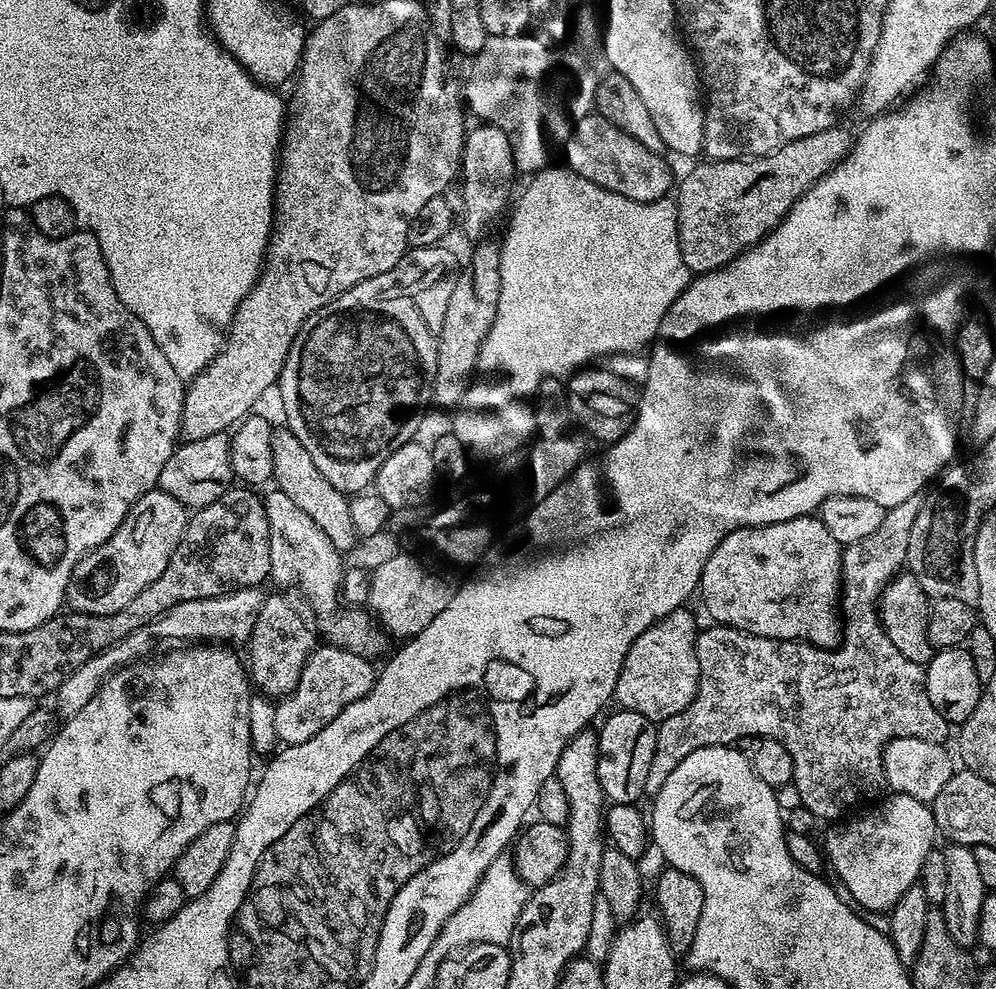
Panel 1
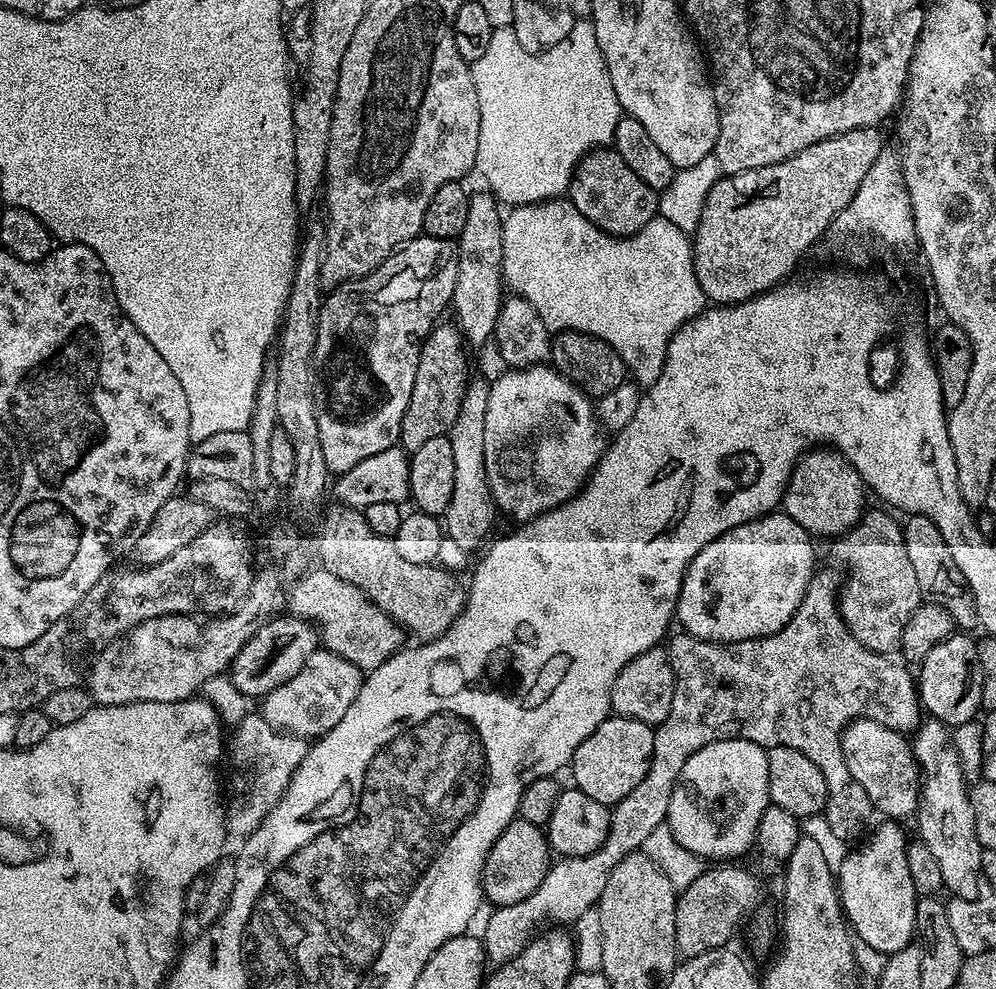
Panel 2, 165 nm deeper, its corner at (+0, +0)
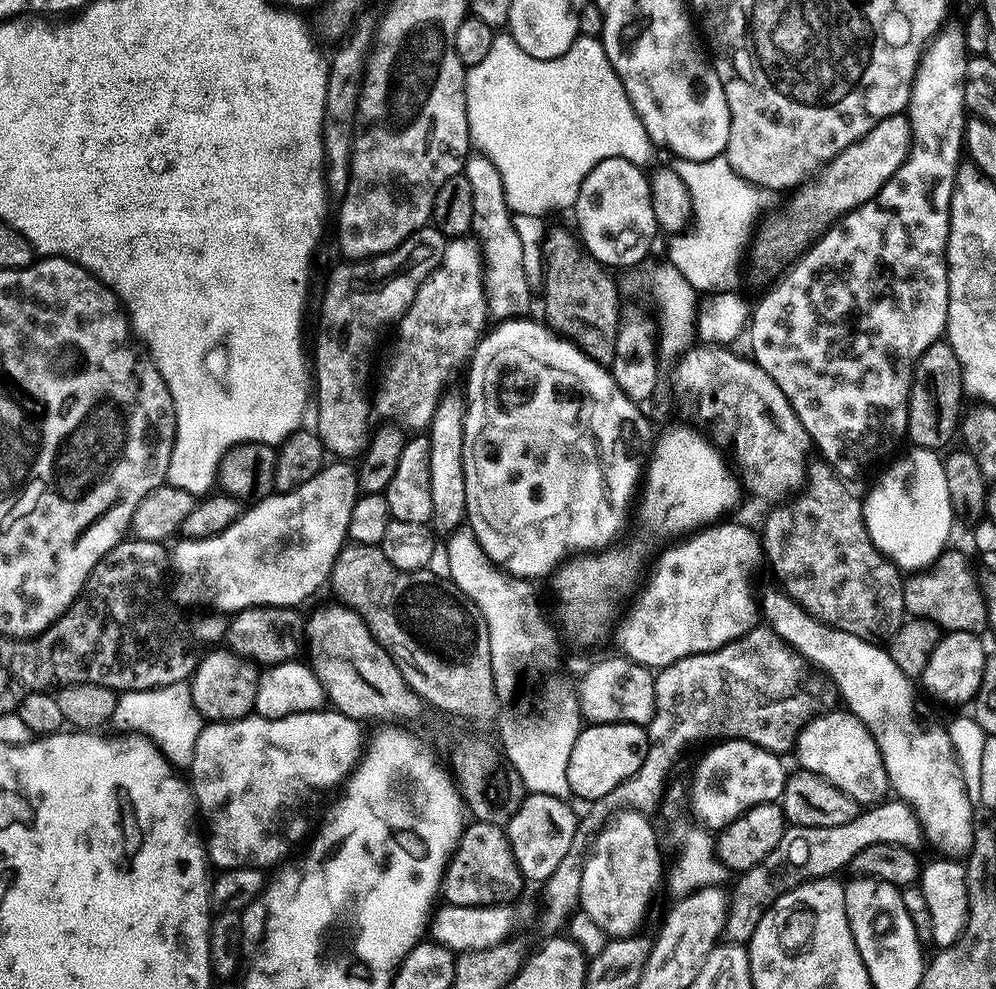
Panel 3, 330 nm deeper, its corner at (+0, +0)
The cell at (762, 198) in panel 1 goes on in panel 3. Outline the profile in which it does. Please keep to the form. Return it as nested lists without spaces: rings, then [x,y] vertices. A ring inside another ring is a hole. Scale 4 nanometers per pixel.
[[[901,114],[878,122],[874,130],[842,150],[842,154],[835,156],[791,193],[792,201],[785,212],[780,212],[777,216],[769,215],[769,220],[765,219],[759,225],[750,244],[750,260],[752,256],[757,270],[783,273],[788,265],[805,252],[812,241],[819,240],[841,216],[861,208],[867,200],[874,198],[874,194],[878,194],[878,190],[882,190],[882,186],[890,182],[898,166],[906,162],[911,149],[912,123],[907,115]]]

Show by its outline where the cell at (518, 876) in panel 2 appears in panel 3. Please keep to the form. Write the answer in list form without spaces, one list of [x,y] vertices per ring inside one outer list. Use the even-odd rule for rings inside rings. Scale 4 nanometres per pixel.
[[[481,820],[469,823],[452,856],[452,863],[448,865],[442,885],[443,899],[458,906],[506,904],[517,899],[524,887],[526,881],[518,870],[507,831],[501,825],[487,824]]]

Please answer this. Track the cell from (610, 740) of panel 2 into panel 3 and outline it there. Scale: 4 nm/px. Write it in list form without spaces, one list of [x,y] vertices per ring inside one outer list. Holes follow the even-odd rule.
[[[588,724],[581,727],[567,769],[571,795],[591,802],[610,794],[614,786],[622,786],[626,778],[638,774],[647,753],[648,730],[643,724]]]

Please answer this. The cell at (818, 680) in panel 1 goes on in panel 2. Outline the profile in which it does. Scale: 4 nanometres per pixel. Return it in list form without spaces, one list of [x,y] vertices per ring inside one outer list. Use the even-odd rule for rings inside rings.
[[[817,571],[806,586],[806,594],[794,618],[790,618],[782,630],[769,636],[721,644],[719,640],[699,640],[697,636],[689,636],[680,630],[676,637],[673,635],[667,641],[666,651],[676,679],[674,702],[670,702],[670,714],[666,714],[661,724],[655,725],[654,754],[650,770],[646,770],[646,778],[642,778],[642,782],[638,782],[638,786],[634,786],[626,798],[611,805],[610,834],[606,836],[606,842],[594,850],[594,854],[557,859],[549,867],[546,878],[542,878],[542,886],[538,886],[530,898],[522,898],[522,902],[514,902],[514,906],[491,909],[492,917],[482,931],[482,939],[484,955],[491,963],[493,960],[493,965],[499,966],[514,959],[528,941],[537,935],[541,926],[575,925],[582,914],[599,905],[602,890],[606,890],[606,882],[610,882],[610,874],[614,874],[614,866],[618,866],[622,858],[641,851],[646,838],[658,826],[666,823],[670,794],[678,774],[682,774],[682,766],[686,766],[686,762],[690,762],[690,758],[698,754],[702,746],[710,746],[719,740],[749,740],[765,750],[774,746],[790,746],[806,754],[806,758],[810,758],[810,762],[822,770],[822,778],[826,778],[828,802],[822,815],[834,835],[847,842],[856,842],[869,831],[874,809],[870,798],[866,798],[866,790],[854,782],[846,766],[840,737],[854,720],[873,720],[901,734],[915,733],[922,723],[922,705],[917,681],[913,673],[911,676],[907,672],[909,669],[903,663],[895,664],[885,653],[862,646],[862,642],[850,634],[846,622],[838,615],[838,593],[841,587],[841,573],[839,576],[836,572]]]

